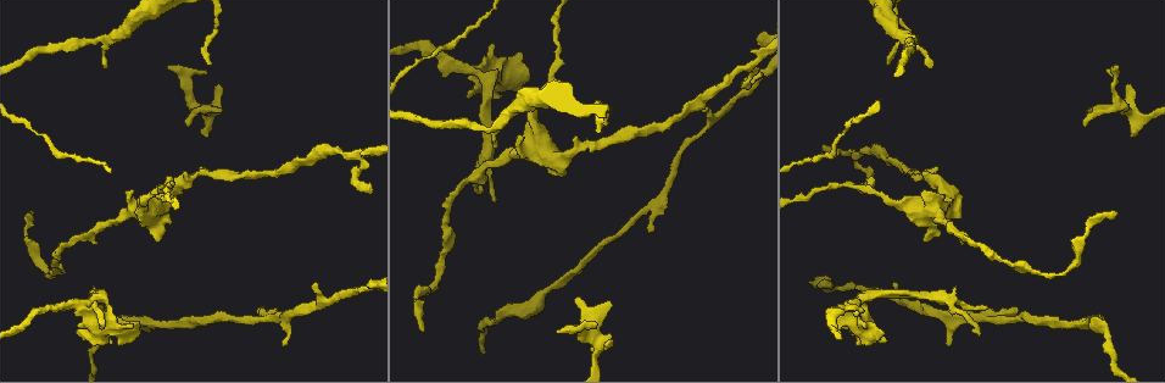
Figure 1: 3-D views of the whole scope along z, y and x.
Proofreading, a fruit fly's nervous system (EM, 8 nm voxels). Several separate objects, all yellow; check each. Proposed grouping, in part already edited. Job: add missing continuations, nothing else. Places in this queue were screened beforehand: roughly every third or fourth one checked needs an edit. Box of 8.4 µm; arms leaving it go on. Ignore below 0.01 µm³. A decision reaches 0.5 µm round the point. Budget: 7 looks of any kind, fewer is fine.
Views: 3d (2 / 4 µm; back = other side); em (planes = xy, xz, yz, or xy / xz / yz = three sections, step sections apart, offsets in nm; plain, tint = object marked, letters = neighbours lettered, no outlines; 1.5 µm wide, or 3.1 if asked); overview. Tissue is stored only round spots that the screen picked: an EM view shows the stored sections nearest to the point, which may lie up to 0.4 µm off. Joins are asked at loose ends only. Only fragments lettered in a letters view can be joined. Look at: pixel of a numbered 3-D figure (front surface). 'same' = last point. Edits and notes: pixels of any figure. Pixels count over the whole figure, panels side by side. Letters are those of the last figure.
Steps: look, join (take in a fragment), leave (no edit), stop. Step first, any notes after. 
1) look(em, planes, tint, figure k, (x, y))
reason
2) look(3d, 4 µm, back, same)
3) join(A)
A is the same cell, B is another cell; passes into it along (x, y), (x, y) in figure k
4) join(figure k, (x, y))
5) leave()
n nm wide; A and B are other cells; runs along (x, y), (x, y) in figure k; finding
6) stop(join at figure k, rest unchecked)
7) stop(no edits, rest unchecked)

look(3d, 2 µm, figure 1, (591, 351))
three-way junction

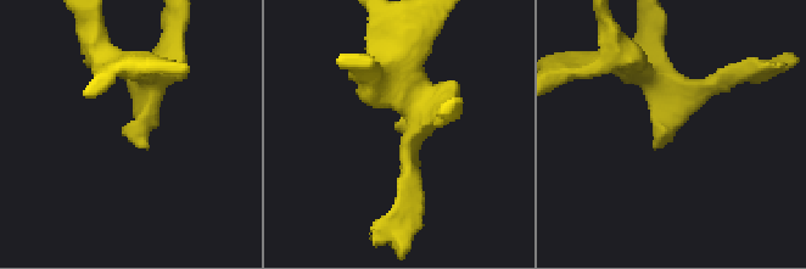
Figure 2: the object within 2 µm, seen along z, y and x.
look(em, planes, letters, figure 2, (670, 131))
3 arms; now the EM

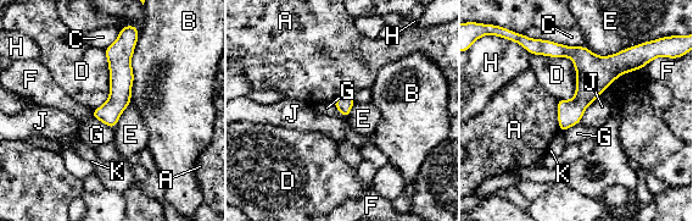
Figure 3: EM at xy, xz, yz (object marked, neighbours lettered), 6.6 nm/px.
leave()
120 nm wide; B touches over 420 nm; A, B, C, D, E, F, G, H, J and K are other cells; none of them fits

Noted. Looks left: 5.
look(3d, 2 µm, figure 1, (758, 37))
end of a long branch

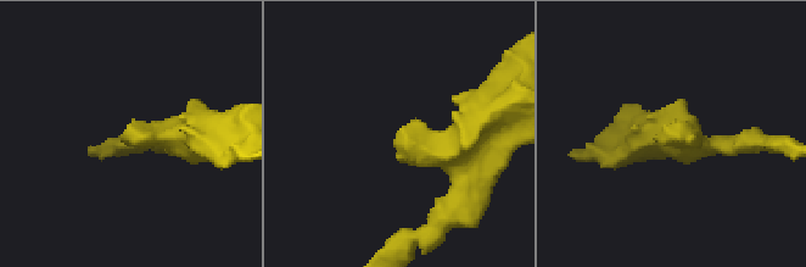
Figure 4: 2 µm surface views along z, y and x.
look(em, planes, letters, figure 4, (121, 140))

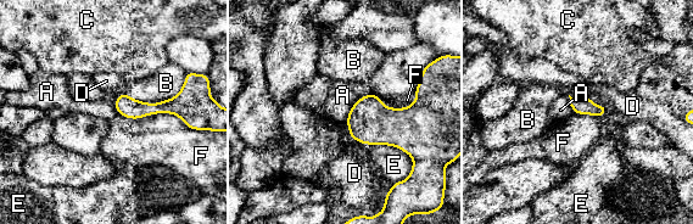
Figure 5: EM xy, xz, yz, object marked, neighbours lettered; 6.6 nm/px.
leave()
110 nm wide; A, B, C, D, E and F are other cells; runs along (117, 102), (175, 108), (183, 116) in figure 5; none of them fits

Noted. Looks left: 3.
look(em, planes, letters, figure 1, (986, 308))
thin end

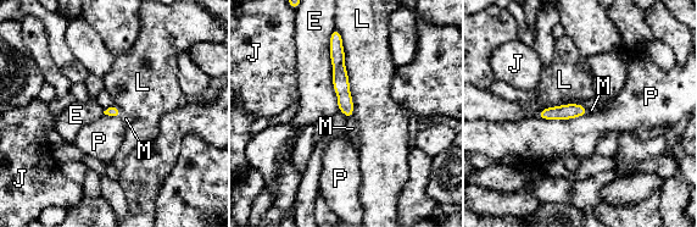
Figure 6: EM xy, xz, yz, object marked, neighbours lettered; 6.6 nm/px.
join(M)
M is the same cell, E, J, L and P are other cells; passes into it along (113, 111), (121, 114), (126, 118) in figure 6; it goes on there

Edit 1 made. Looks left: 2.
stop(join at figure 6, rest unchecked)

